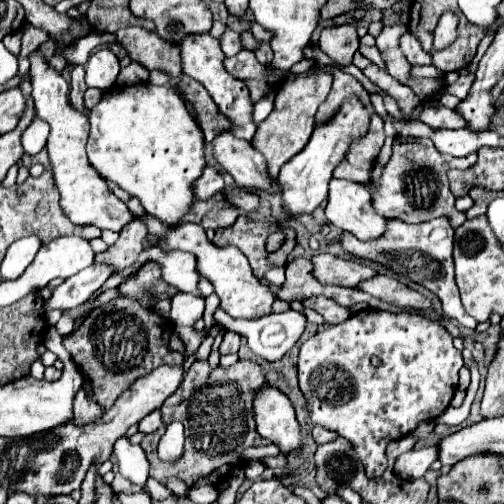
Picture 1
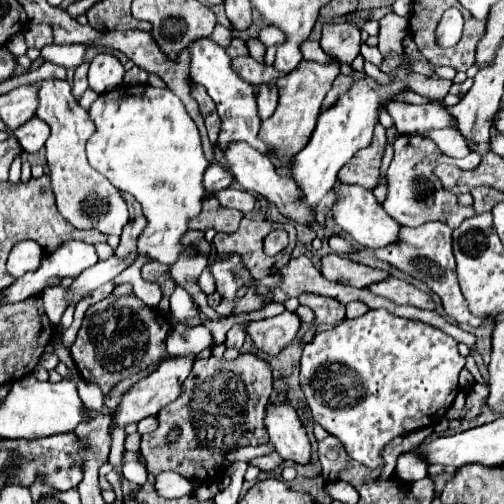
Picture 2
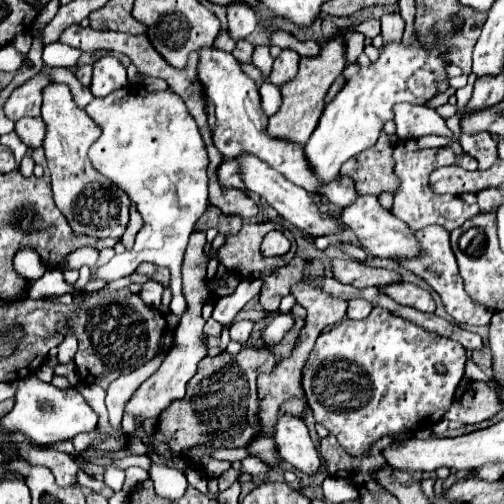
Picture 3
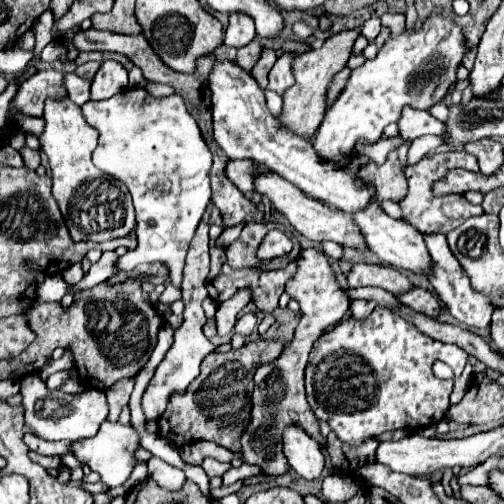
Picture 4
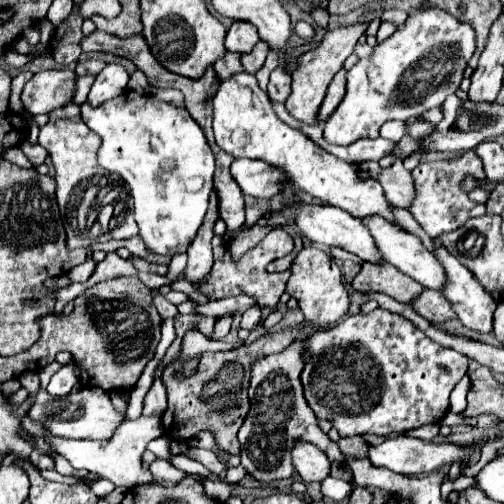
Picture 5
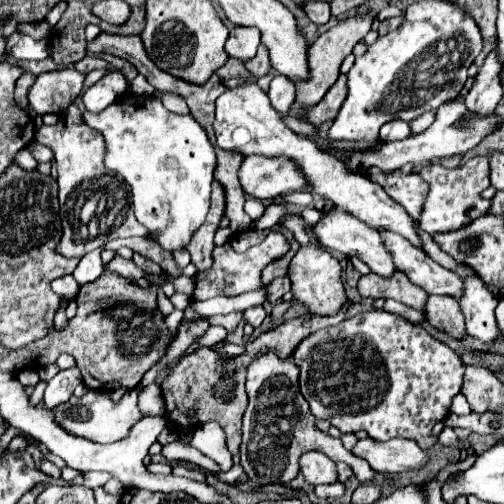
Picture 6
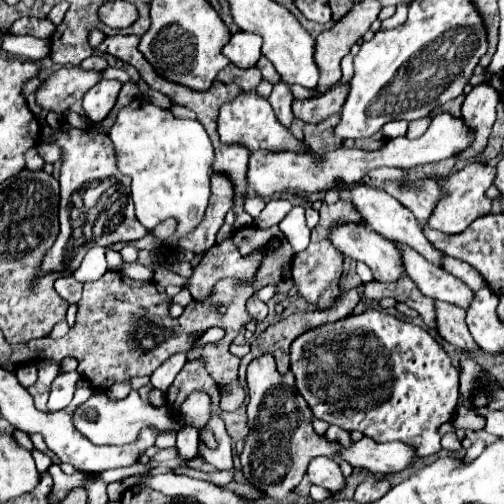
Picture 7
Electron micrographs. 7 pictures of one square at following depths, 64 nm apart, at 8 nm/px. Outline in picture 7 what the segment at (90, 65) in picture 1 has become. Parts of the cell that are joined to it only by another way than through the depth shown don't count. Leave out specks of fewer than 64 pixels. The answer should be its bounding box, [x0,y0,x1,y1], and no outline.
[84,80,122,120]

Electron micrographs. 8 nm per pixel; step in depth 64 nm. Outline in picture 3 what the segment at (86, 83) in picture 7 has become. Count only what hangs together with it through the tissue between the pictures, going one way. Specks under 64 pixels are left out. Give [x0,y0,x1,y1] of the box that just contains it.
[4,74,50,122]

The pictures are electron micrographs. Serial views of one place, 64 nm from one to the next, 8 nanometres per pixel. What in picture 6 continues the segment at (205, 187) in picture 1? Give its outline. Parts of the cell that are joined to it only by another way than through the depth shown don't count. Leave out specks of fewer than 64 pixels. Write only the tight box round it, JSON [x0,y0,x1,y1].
[238,156,306,200]

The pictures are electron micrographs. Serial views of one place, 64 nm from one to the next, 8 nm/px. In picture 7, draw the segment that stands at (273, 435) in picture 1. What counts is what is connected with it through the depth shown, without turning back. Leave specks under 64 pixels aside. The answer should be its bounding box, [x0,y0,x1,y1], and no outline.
[306,456,344,494]

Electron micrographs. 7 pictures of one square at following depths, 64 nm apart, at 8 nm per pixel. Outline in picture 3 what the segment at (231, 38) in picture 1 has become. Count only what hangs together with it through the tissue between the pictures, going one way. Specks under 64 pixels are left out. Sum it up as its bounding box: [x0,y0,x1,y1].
[232,40,254,62]

